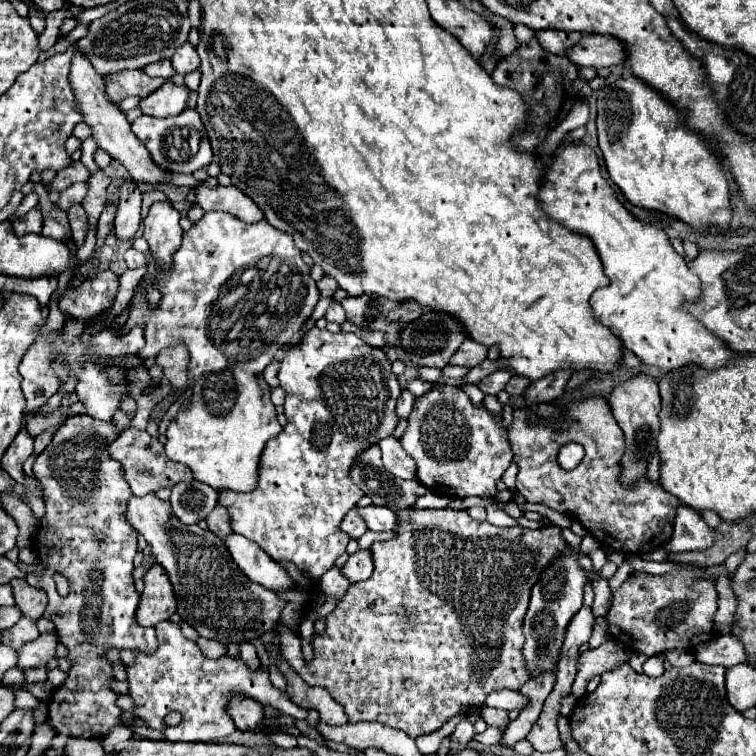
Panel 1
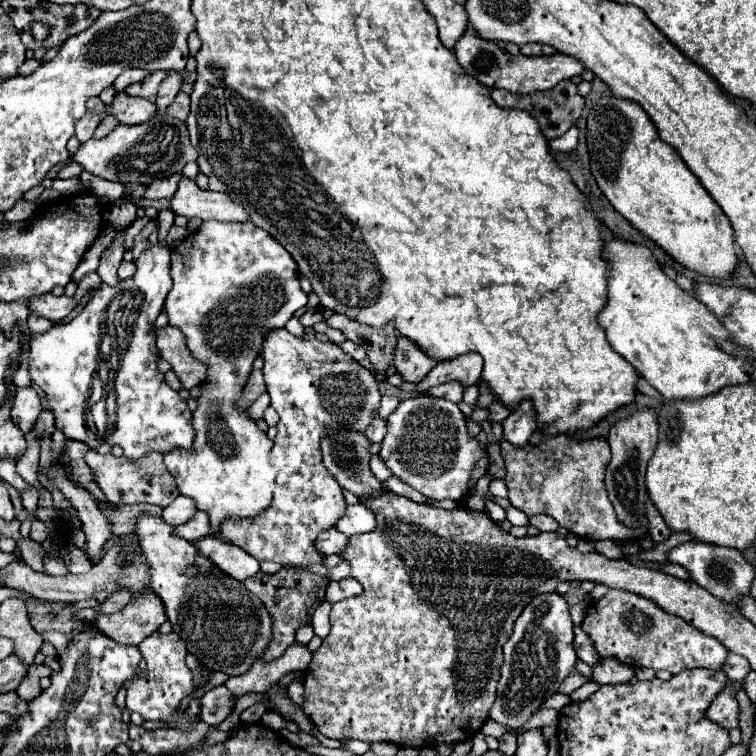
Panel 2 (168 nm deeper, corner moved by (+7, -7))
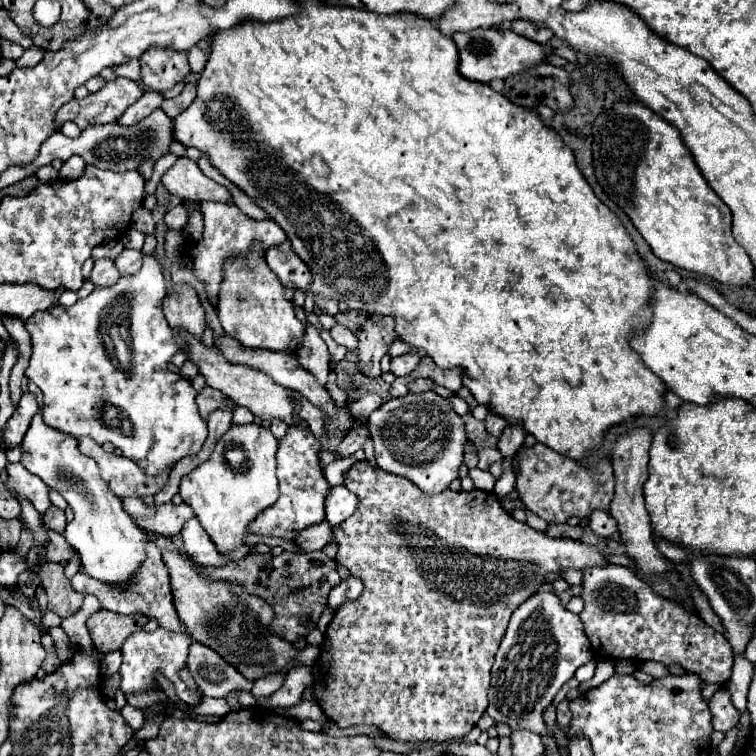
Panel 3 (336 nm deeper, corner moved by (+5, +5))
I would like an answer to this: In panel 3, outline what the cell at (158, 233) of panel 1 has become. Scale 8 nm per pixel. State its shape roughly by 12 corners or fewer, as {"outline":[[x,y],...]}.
{"outline":[[156,256],[26,320],[44,422],[148,476],[208,436]]}

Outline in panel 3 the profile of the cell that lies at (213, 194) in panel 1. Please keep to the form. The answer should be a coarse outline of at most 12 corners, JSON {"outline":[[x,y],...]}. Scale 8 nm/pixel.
{"outline":[[186,156],[164,172],[172,196],[232,204],[224,186]]}

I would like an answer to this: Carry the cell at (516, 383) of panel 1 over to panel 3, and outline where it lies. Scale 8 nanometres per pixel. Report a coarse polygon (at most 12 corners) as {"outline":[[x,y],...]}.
{"outline":[[490,412],[486,418],[488,434],[498,438],[506,420]]}

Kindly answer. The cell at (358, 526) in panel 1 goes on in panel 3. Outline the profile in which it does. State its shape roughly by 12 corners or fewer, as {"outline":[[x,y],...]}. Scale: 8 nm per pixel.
{"outline":[[328,522],[304,528],[294,544],[302,552],[322,550],[332,538]]}

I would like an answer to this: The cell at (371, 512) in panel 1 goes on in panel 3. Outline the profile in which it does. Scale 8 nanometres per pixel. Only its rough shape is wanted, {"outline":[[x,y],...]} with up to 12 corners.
{"outline":[[334,486],[324,504],[326,522],[338,526],[356,512],[358,498]]}

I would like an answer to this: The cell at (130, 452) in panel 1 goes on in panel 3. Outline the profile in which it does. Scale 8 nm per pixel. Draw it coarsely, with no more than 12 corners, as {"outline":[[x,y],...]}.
{"outline":[[90,438],[78,450],[96,460],[120,498],[154,496],[166,474],[146,476],[136,462],[106,452]]}

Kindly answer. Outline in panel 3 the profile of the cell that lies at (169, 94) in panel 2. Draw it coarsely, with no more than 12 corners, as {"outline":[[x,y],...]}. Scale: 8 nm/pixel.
{"outline":[[142,94],[116,120],[120,126],[132,126],[160,108],[160,94]]}

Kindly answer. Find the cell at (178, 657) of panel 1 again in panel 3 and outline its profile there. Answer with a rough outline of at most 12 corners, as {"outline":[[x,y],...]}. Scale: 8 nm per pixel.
{"outline":[[158,628],[122,646],[122,692],[146,692],[162,672],[190,706],[202,702],[178,672],[192,638]]}

